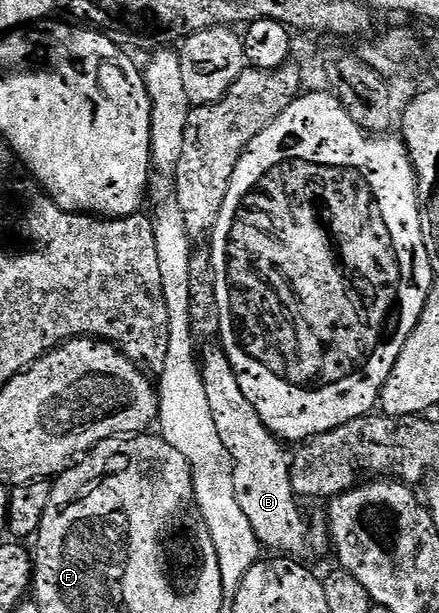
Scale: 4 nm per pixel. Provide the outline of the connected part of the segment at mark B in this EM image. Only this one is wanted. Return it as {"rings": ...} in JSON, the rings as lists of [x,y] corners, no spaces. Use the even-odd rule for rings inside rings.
{"rings":[[[223,346],[203,348],[200,372],[202,381],[206,385],[206,397],[210,404],[210,414],[214,417],[214,426],[218,428],[218,434],[222,436],[222,445],[232,458],[234,465],[234,497],[238,497],[238,506],[242,513],[250,520],[250,525],[254,529],[257,541],[265,548],[268,547],[272,553],[279,553],[284,557],[300,557],[310,543],[310,527],[304,523],[304,515],[296,508],[298,497],[292,488],[292,465],[289,452],[285,444],[276,438],[276,435],[266,429],[262,417],[258,417],[258,409],[246,401],[246,393],[242,393],[242,385],[238,385],[238,377],[230,365],[230,357],[226,357]]]}

